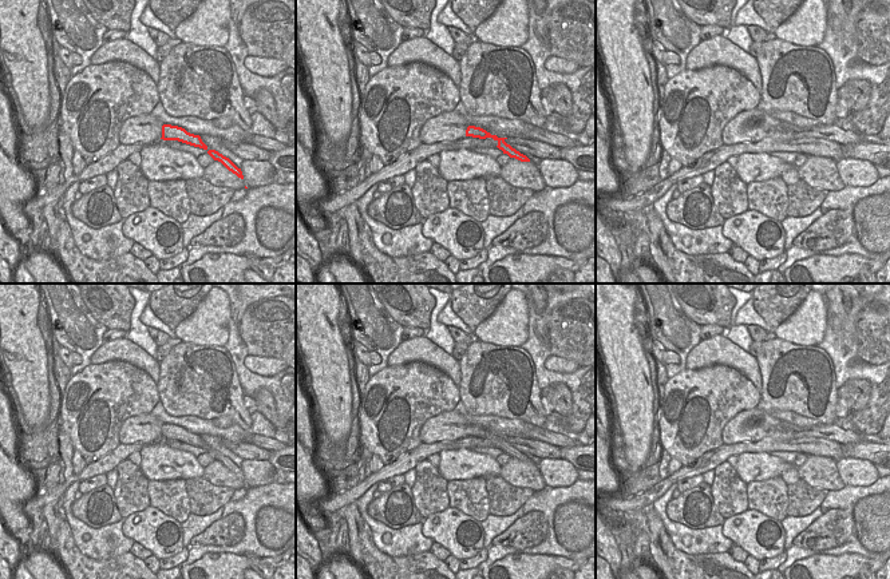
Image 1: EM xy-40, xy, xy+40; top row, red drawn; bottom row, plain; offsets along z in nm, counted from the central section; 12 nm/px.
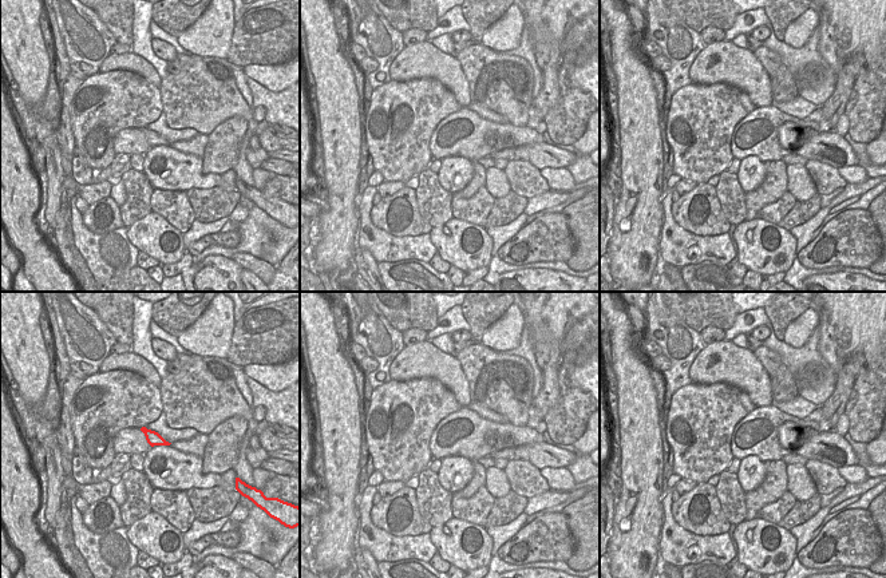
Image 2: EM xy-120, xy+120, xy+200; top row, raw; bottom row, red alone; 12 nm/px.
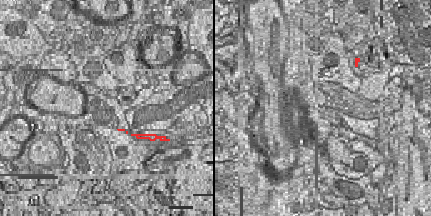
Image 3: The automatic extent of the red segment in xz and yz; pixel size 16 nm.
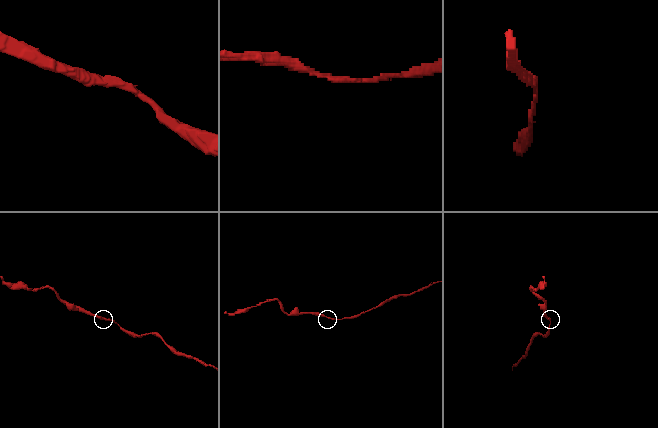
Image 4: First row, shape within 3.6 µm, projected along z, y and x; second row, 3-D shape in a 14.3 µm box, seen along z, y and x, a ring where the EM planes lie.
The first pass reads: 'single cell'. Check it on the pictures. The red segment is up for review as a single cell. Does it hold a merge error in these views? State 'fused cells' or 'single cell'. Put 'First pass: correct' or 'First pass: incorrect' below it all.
single cell
First pass: correct

